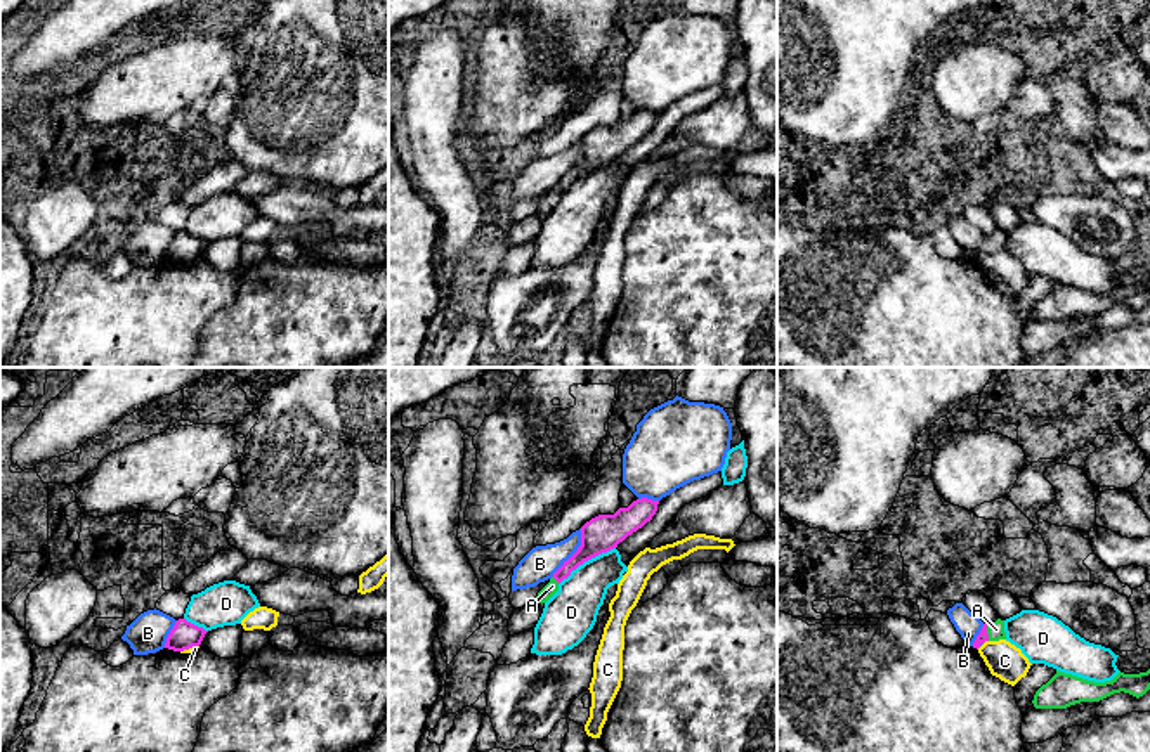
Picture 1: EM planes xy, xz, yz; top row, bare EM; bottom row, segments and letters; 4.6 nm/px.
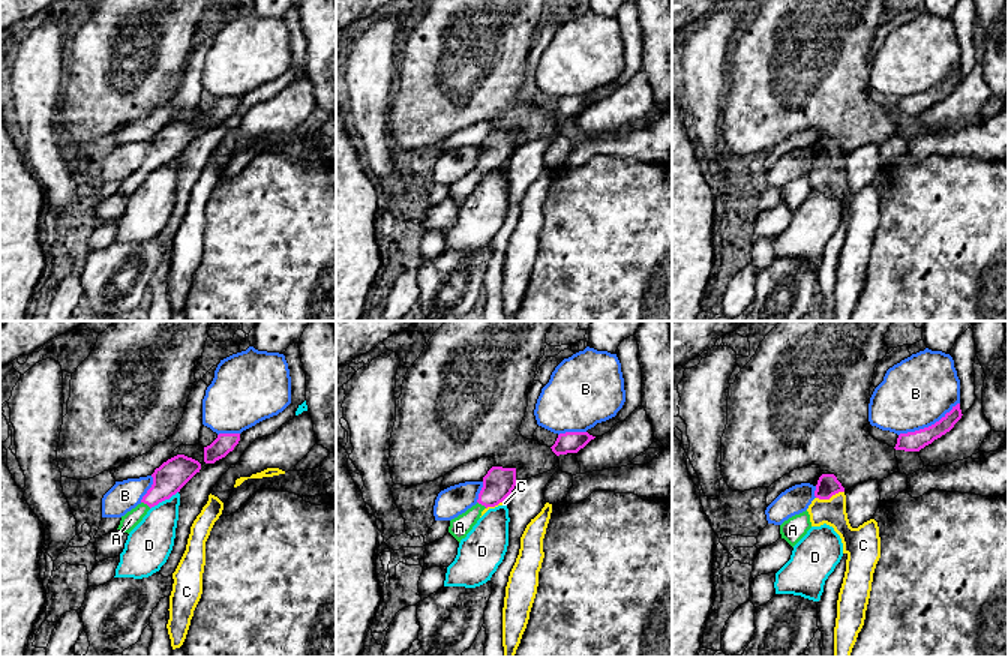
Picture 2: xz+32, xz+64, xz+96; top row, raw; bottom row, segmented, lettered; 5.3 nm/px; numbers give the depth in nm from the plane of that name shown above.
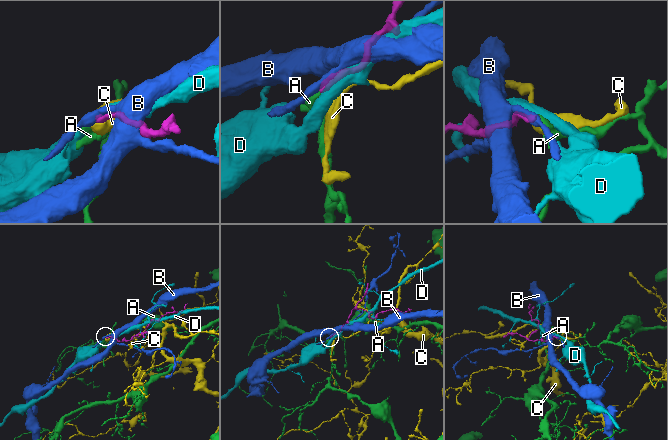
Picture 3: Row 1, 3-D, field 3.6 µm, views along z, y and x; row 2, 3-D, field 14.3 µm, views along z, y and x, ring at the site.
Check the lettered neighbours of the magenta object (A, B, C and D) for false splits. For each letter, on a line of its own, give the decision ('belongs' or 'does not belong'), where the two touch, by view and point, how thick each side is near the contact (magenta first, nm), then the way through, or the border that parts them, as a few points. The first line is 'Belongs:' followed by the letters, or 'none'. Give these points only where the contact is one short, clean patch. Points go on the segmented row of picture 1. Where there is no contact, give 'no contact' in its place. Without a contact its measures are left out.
Belongs: A
A: belongs; meets magenta in yz at (986, 633); 50 nm thick on the magenta side, 80 nm on the other; runs through yz (982, 636), (986, 633), (996, 629)
B: does not belong; meets magenta in xz at (574, 553); 170 nm thick on the magenta side, 160 nm on the other
C: does not belong; meets magenta in yz at (986, 640); 50 nm thick on the magenta side, 170 nm on the other
D: does not belong; meets magenta in xz at (587, 560); 170 nm thick on the magenta side, 220 nm on the other

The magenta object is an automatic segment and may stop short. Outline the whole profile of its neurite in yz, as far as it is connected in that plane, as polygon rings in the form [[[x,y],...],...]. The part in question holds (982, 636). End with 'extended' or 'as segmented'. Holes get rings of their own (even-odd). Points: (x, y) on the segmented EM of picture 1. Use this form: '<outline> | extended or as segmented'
[[[997,619],[992,624],[983,624],[980,634],[977,636],[973,648],[980,648],[982,643],[985,641],[999,641],[999,639],[1006,639],[1006,632],[1004,632],[1004,620]]] | extended

